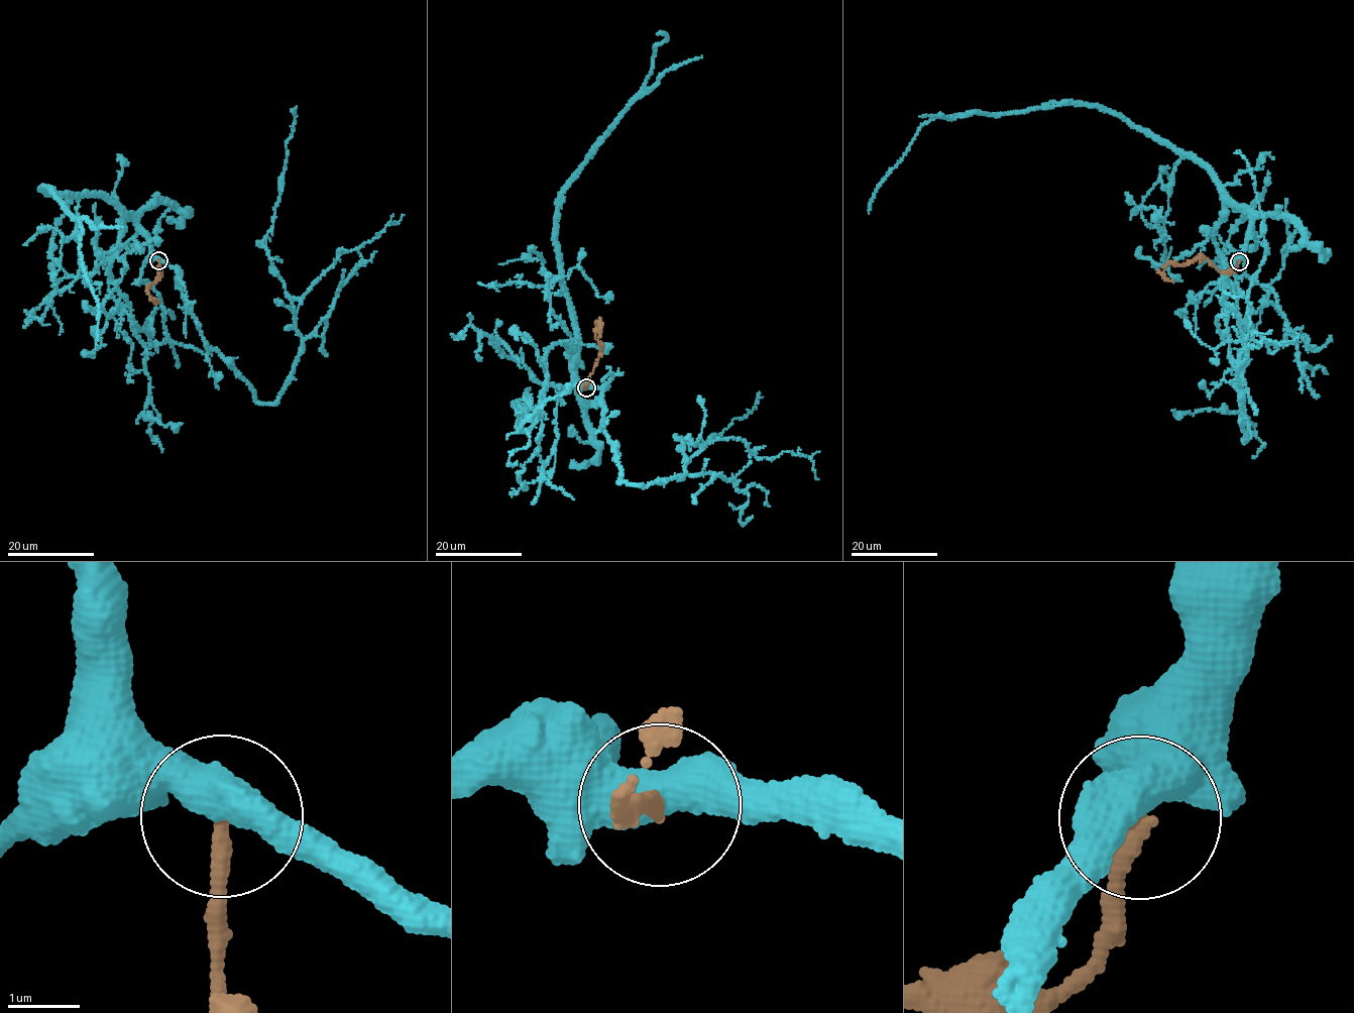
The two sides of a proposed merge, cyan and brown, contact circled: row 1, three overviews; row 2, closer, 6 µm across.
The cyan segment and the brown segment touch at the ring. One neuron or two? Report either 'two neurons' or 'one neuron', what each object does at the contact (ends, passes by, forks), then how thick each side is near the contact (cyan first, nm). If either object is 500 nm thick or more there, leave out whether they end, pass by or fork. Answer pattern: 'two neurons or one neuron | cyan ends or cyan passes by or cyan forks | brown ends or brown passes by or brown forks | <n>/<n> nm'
two neurons | 500/240 nm

